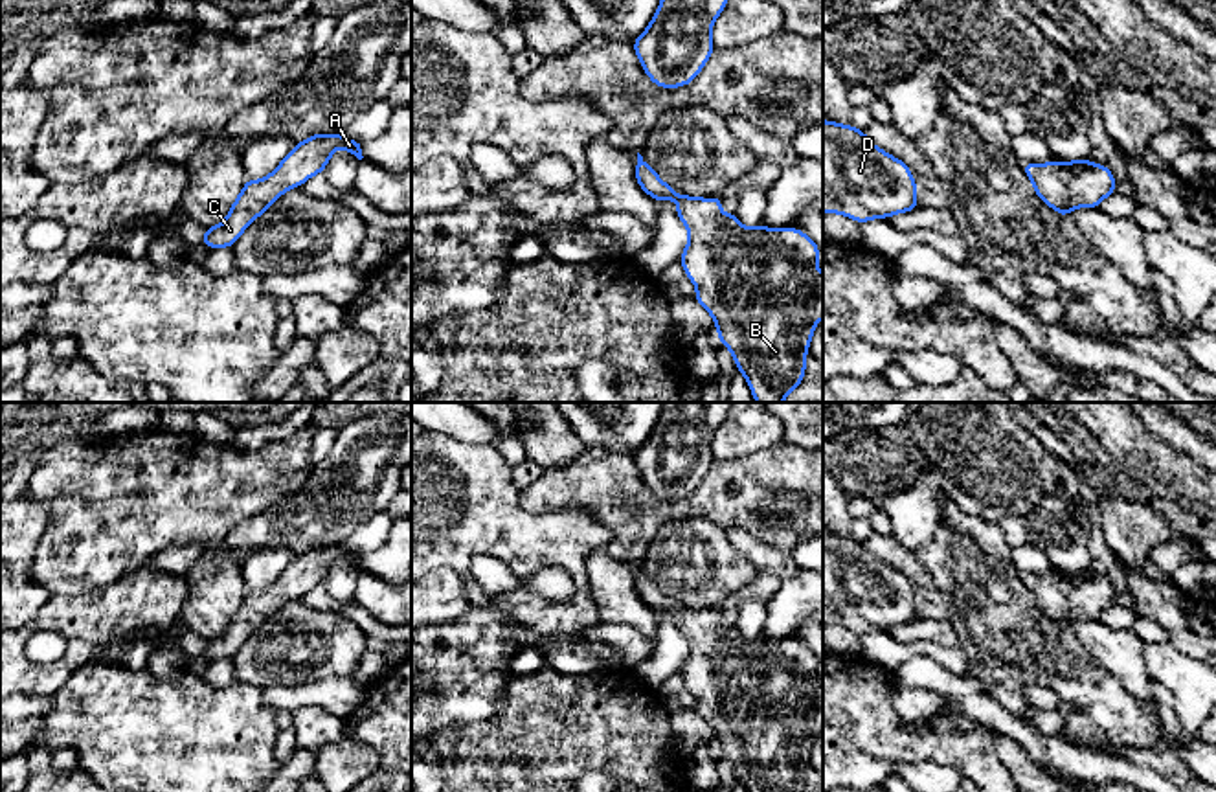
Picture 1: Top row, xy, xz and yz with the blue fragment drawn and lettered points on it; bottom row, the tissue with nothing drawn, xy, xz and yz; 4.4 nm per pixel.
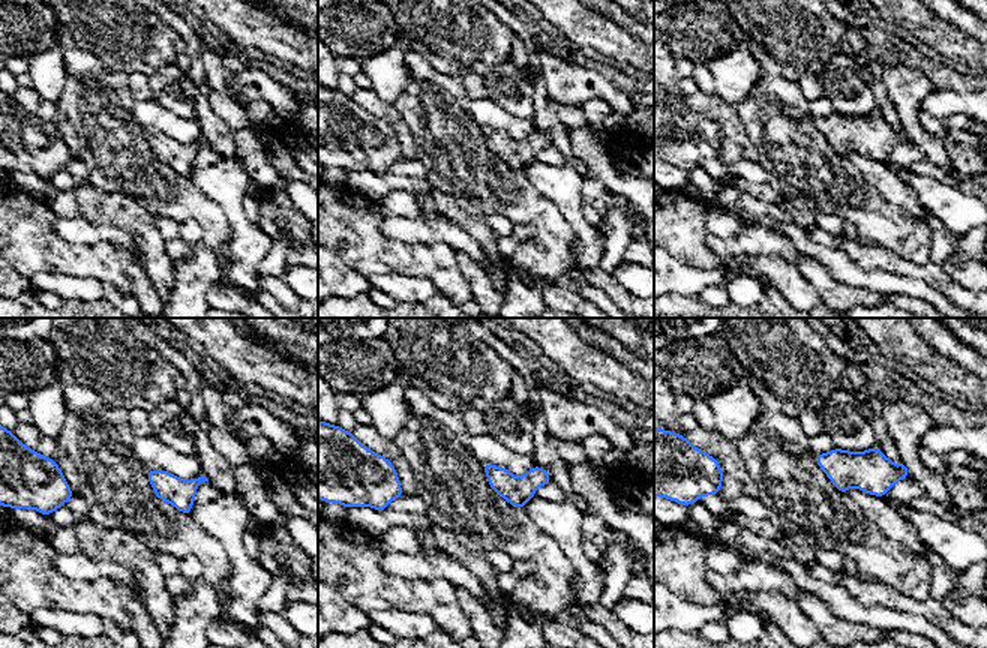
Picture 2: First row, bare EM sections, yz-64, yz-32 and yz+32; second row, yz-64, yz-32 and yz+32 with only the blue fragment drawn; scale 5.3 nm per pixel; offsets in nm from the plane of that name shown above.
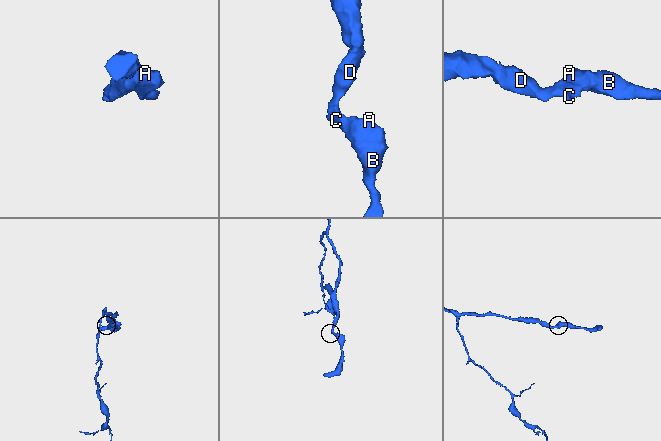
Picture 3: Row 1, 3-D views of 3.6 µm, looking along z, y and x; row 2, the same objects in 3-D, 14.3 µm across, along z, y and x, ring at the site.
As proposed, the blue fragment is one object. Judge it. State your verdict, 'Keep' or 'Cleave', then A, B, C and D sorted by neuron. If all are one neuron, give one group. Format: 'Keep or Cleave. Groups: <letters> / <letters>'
Keep. Groups: A B C D

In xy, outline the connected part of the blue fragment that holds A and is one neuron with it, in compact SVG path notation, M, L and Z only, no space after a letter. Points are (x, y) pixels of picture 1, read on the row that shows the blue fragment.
M314 134L299 141L283 162L263 180L250 180L231 204L222 224L206 228L204 246L226 248L244 233L246 226L266 211L287 189L294 189L310 176L323 173L332 153L342 147L362 160L362 141L338 134Z

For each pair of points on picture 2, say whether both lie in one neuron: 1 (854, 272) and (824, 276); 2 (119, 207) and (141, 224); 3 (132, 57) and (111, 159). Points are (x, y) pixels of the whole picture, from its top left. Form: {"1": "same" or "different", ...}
{"1": "different", "2": "same", "3": "different"}

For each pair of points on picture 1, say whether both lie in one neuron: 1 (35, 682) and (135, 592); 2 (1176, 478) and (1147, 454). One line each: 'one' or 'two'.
1: one
2: one

